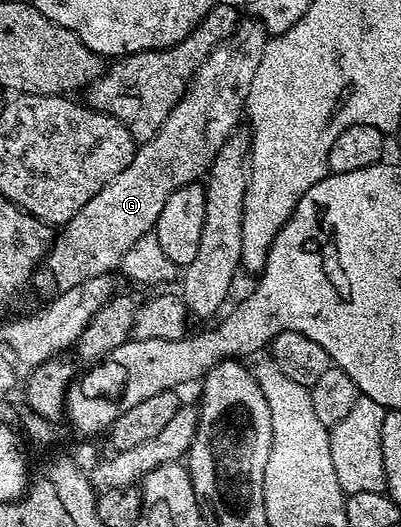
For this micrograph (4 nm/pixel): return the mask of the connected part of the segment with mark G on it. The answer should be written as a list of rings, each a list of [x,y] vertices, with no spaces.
[[[241,19],[236,29],[202,62],[200,69],[192,75],[192,81],[184,96],[170,110],[166,122],[162,122],[154,138],[143,141],[137,147],[134,158],[118,178],[114,178],[68,224],[59,229],[58,235],[52,241],[47,256],[34,273],[34,285],[40,292],[55,294],[70,290],[70,286],[78,286],[78,282],[86,282],[86,278],[98,278],[115,273],[122,262],[122,254],[142,238],[142,234],[153,231],[158,222],[158,214],[162,214],[162,206],[166,206],[166,198],[175,196],[179,188],[188,188],[196,179],[203,177],[211,168],[218,150],[222,150],[228,137],[241,127],[242,117],[248,106],[250,82],[254,82],[254,74],[262,63],[262,54],[269,42],[268,32],[257,20]]]

